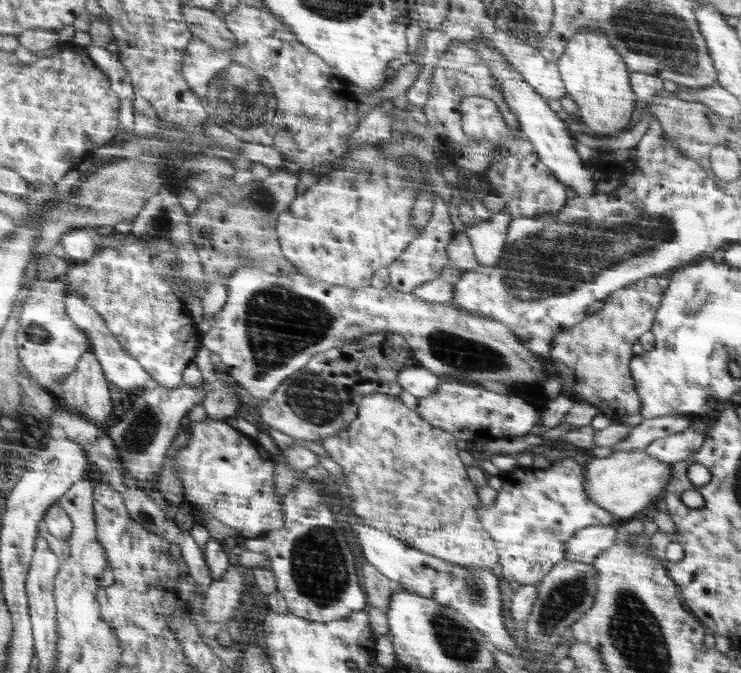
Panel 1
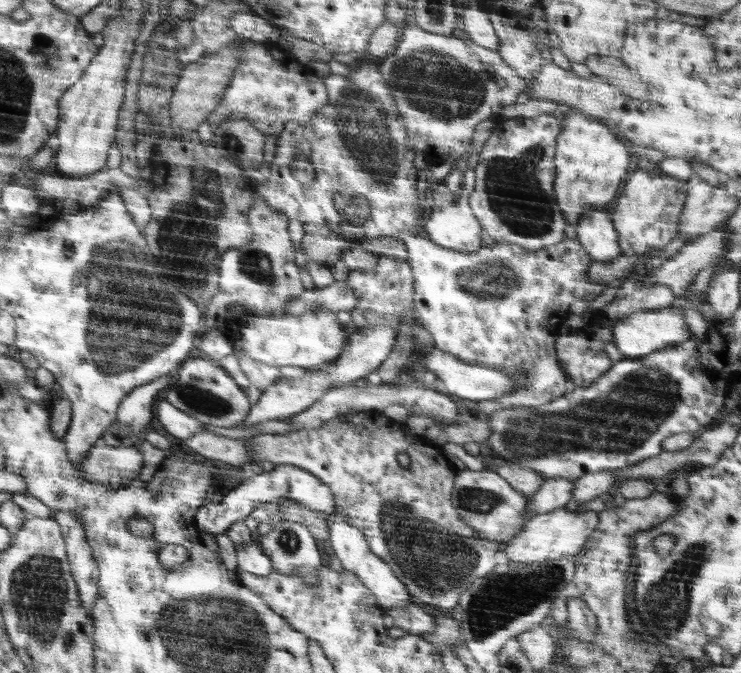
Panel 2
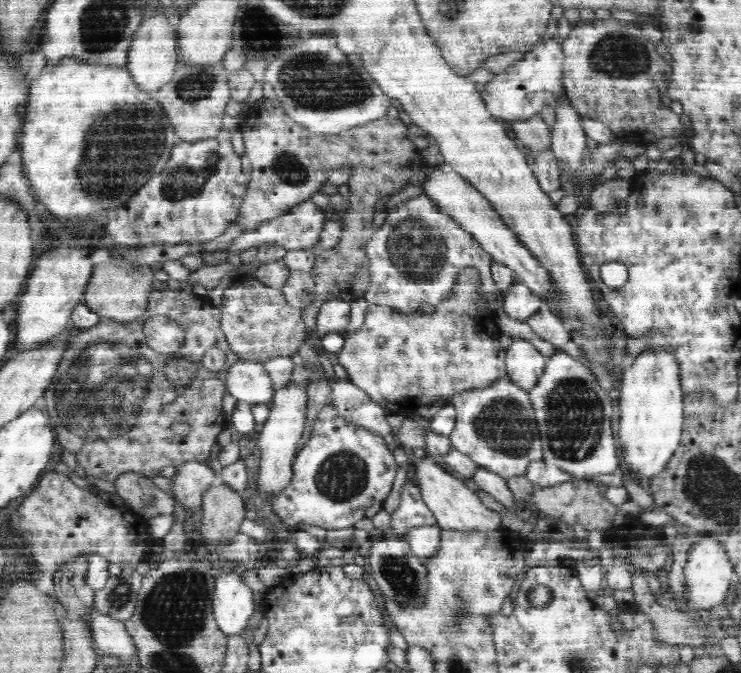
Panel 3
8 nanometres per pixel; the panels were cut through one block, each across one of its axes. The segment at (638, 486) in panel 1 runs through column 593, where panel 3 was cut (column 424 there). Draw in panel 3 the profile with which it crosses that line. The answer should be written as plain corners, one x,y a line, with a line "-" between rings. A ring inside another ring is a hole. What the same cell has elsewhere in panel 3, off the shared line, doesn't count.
432,457
424,458
415,464
417,486
421,491
425,504
437,520
437,525
442,529
458,532
495,532
501,527
501,515
482,504
482,500
465,486
465,480
461,477
448,473
441,462

